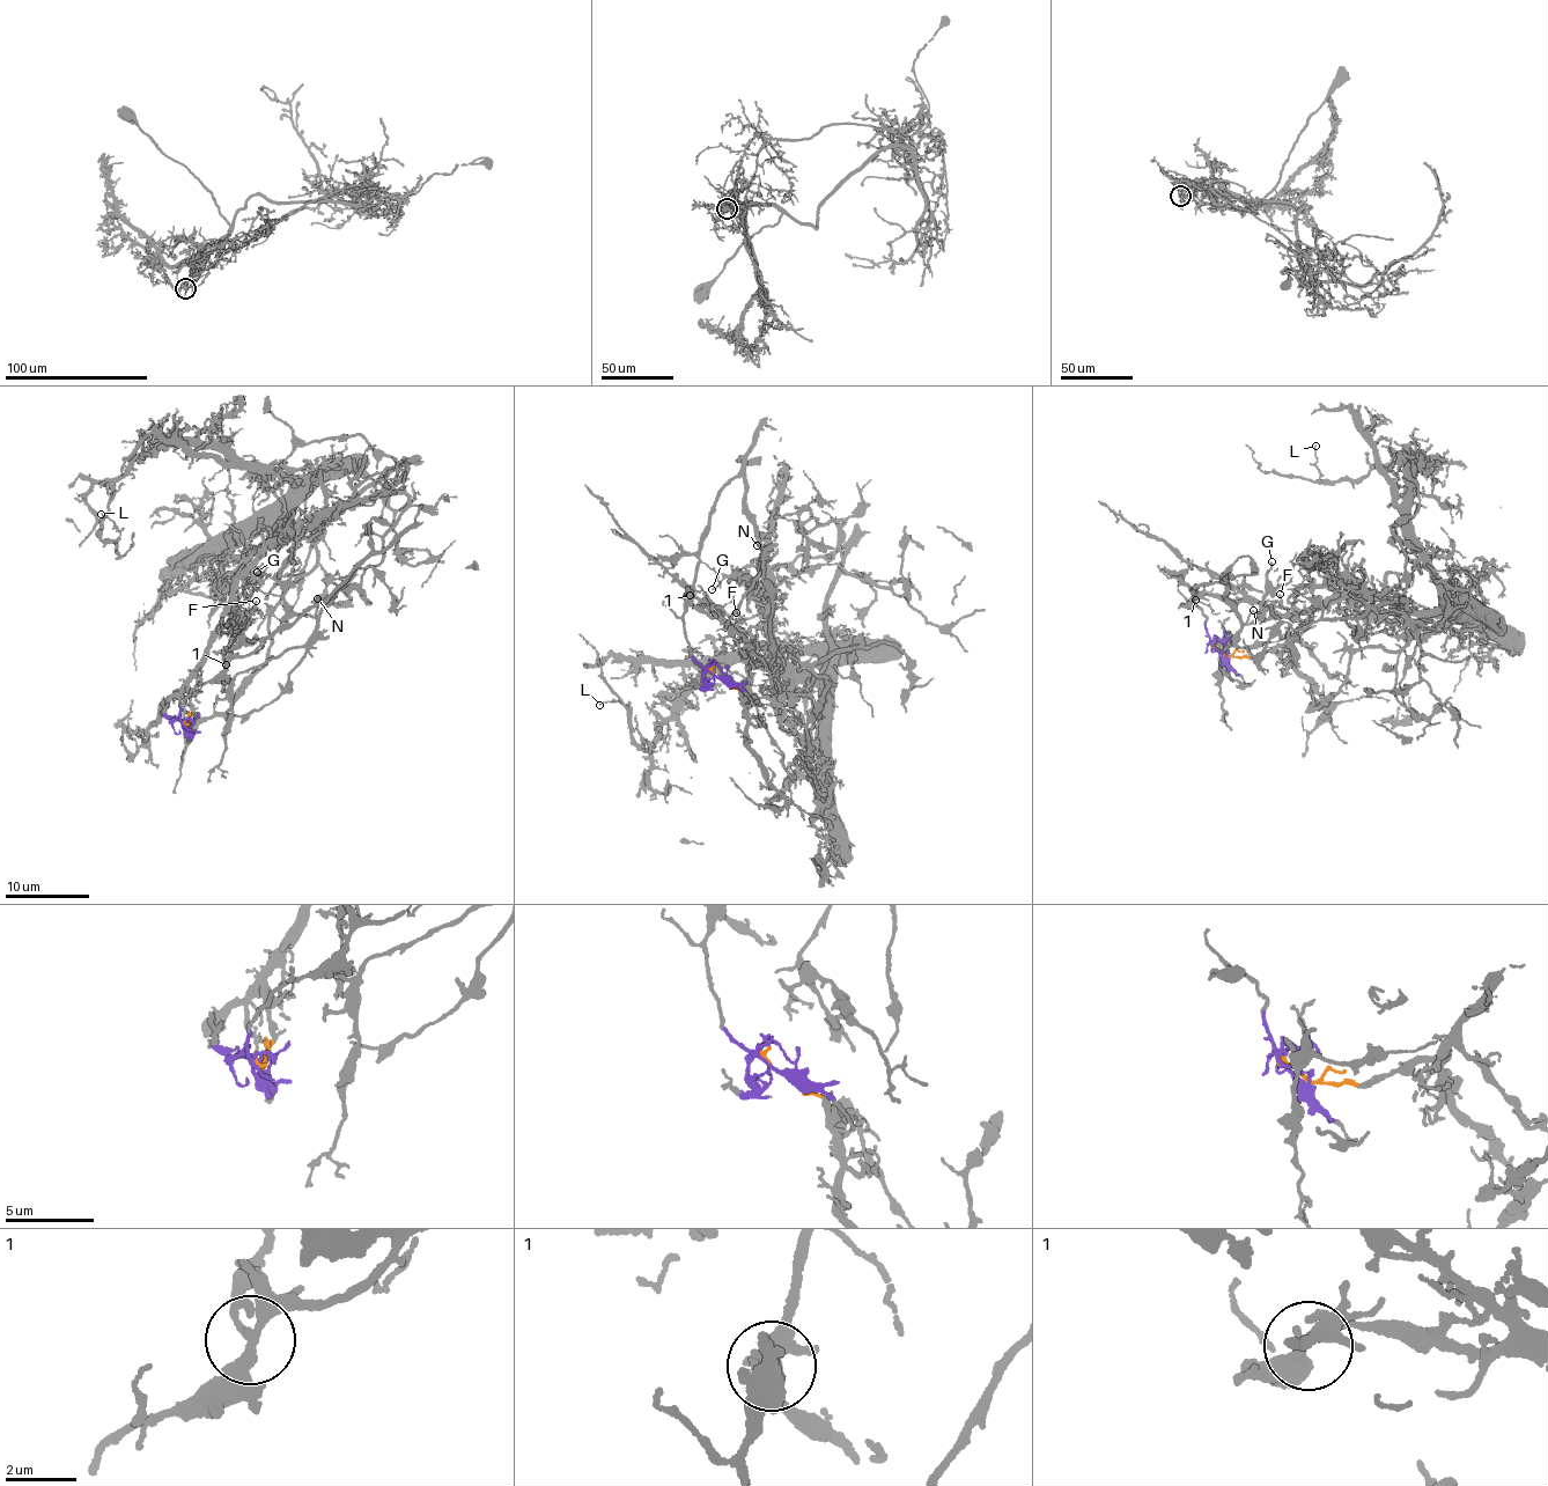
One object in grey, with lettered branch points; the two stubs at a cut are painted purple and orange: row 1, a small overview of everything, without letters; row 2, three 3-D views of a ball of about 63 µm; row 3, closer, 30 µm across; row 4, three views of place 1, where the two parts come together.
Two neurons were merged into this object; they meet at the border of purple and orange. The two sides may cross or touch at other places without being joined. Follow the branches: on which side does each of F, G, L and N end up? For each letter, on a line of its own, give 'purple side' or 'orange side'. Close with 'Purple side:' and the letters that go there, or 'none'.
F: orange side
G: purple side
L: orange side
N: purple side
Purple side: G, N

